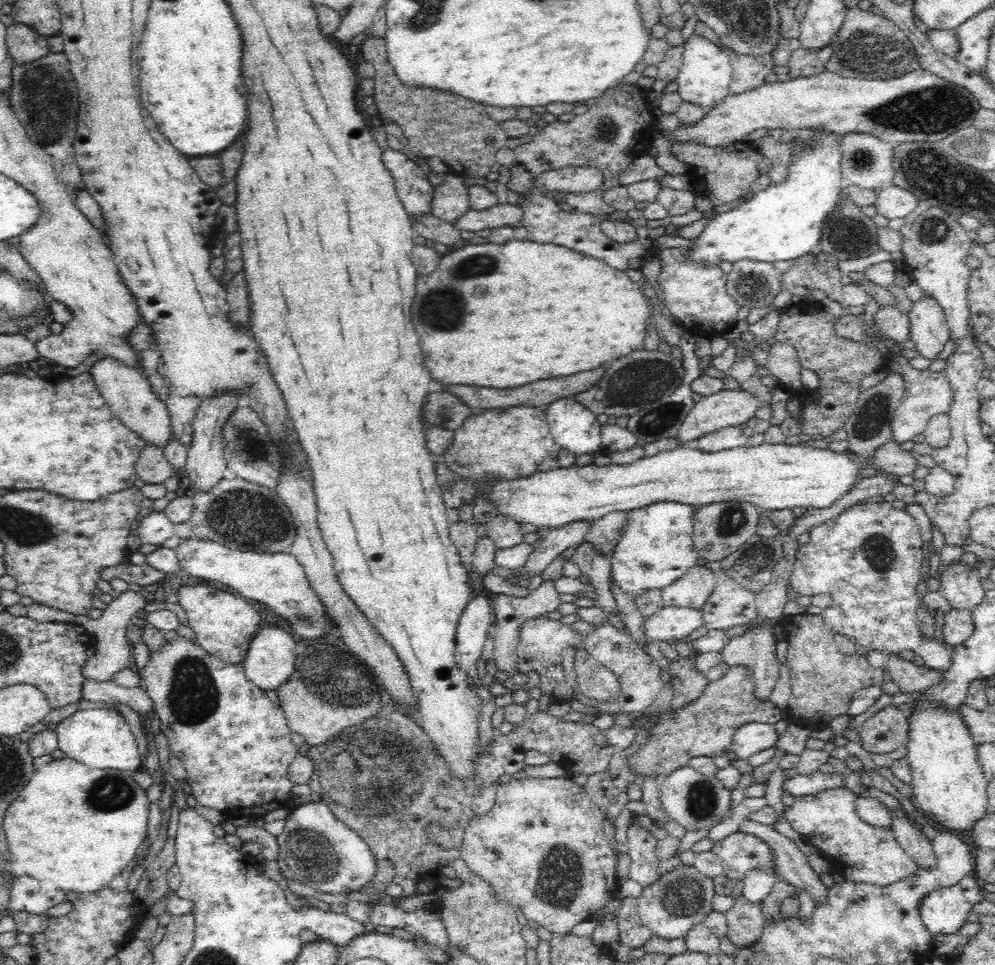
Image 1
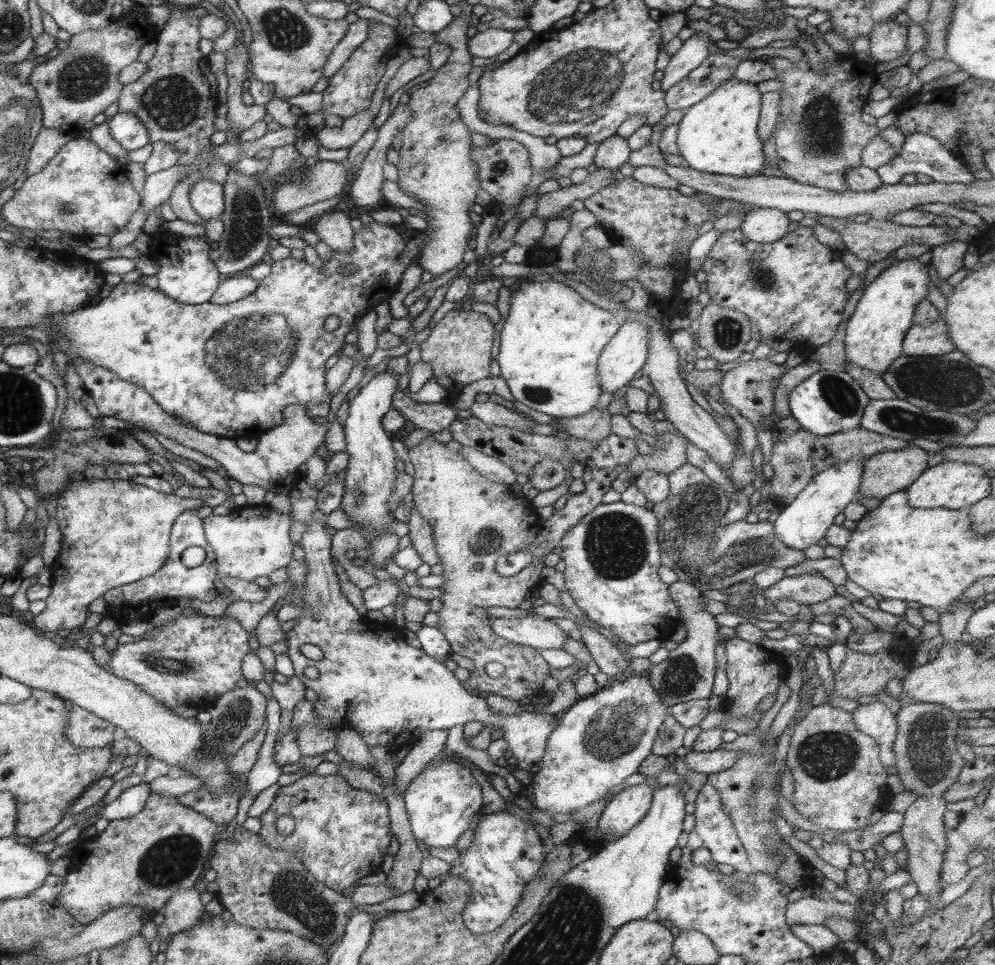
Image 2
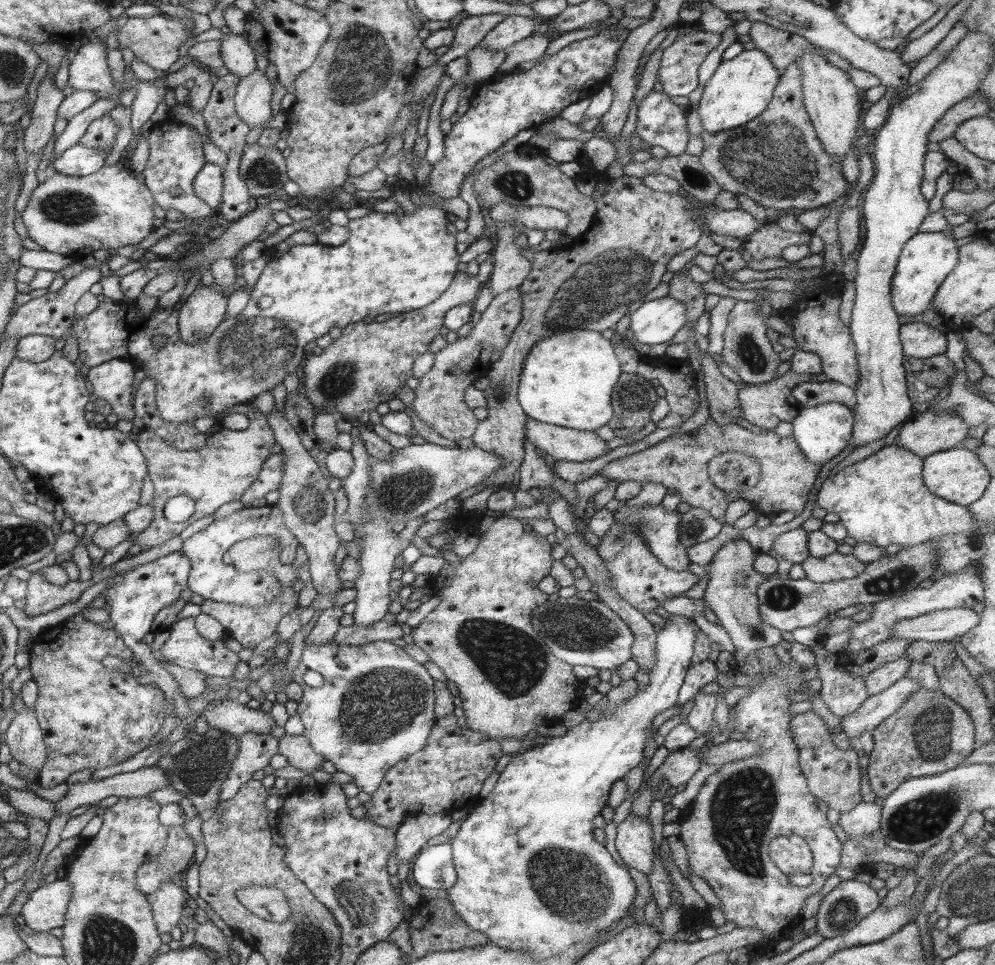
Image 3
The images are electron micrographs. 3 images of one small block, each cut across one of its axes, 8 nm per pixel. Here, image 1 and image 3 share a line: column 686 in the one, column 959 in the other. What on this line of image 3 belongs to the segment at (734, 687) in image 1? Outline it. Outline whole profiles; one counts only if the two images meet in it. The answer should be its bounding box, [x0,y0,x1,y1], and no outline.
[867,688,975,798]

